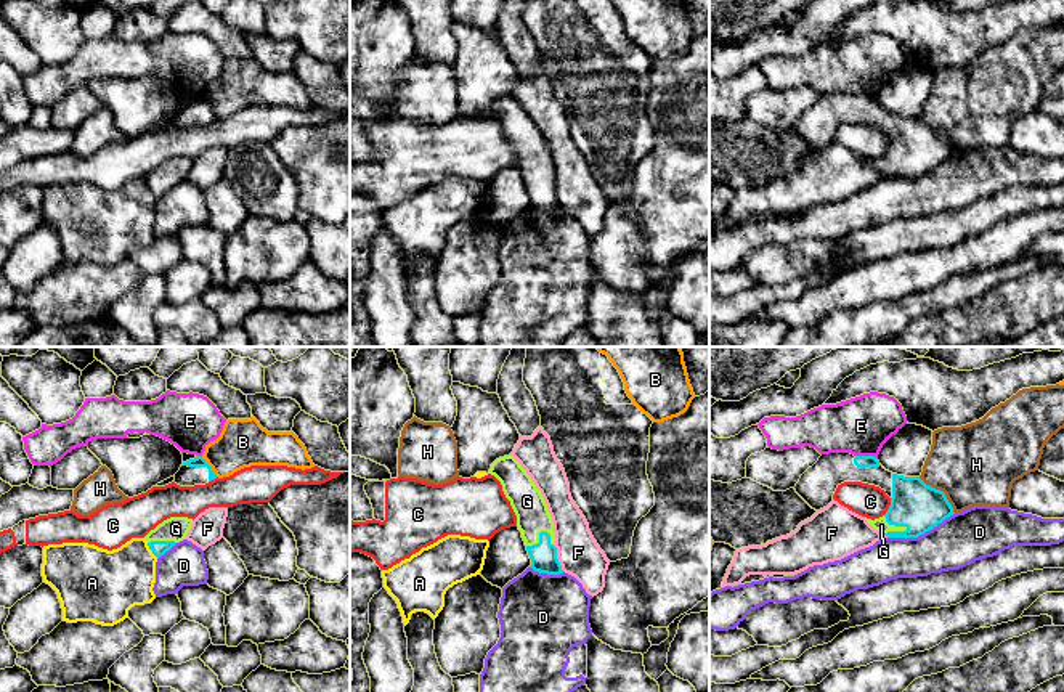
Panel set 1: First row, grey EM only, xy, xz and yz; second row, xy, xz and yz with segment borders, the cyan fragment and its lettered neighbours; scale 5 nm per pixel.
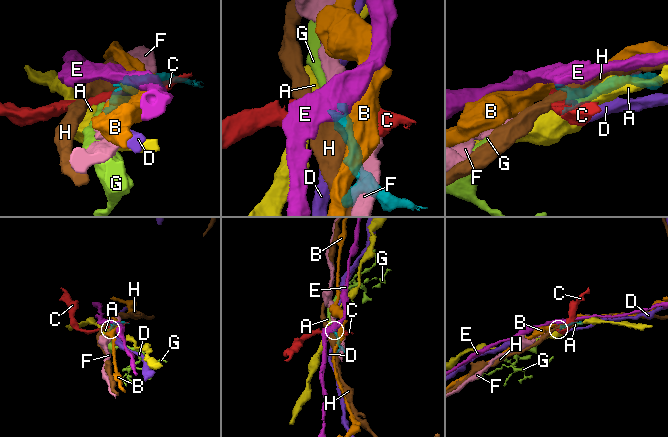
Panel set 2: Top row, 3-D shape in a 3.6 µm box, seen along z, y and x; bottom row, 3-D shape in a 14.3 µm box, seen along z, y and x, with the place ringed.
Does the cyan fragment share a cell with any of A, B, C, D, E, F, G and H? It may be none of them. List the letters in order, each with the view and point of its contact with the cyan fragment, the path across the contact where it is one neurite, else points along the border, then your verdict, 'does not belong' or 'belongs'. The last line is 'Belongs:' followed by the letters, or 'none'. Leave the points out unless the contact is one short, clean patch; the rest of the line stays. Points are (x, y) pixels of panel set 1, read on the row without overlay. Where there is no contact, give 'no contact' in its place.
A: contact xy (151, 190); border xy (146, 183), (158, 198); does not belong
B: contact xy (209, 106); does not belong
C: contact yz (889, 146); border yz (891, 138), (891, 145), (883, 154); does not belong
D: contact yz (920, 175); does not belong
E: contact yz (867, 97); does not belong
F: contact xz (557, 199); does not belong
G: contact yz (894, 164); way yz (920, 148), (894, 164), (881, 166); belongs
H: contact yz (939, 130); does not belong
Belongs: G

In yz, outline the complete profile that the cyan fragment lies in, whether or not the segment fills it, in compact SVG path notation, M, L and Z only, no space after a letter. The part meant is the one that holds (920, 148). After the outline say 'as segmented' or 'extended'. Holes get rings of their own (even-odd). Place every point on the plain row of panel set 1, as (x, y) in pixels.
M851 93L822 95L796 124L796 133L815 151L833 141L844 122L879 127L891 138L887 153L867 162L887 178L918 178L953 156L944 132L926 125L920 117L904 117L886 111L875 96Z; extended

